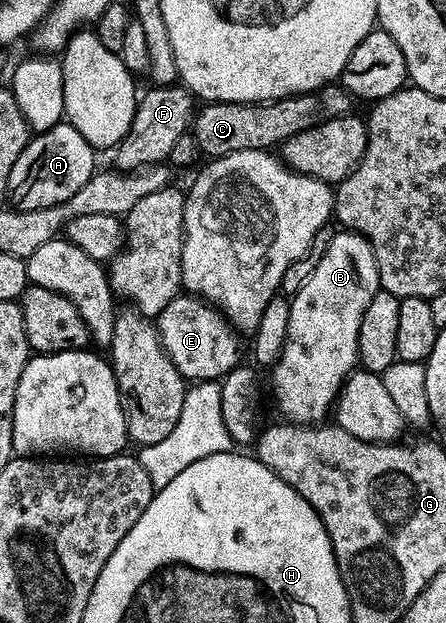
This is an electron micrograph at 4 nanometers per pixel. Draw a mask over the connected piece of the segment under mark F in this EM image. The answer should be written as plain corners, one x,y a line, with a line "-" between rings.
155,85
154,90
144,93
137,99
135,116
131,127
113,151
113,165
119,170
138,170
142,166
156,166
165,163
172,147
182,134
191,129
196,113
196,99
185,86

